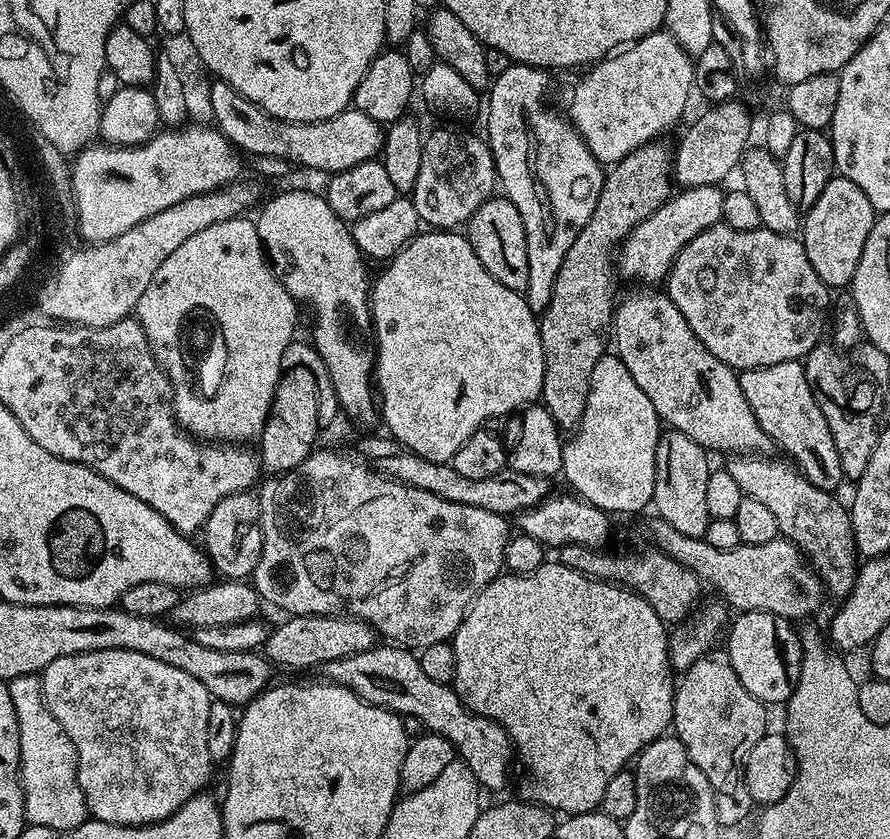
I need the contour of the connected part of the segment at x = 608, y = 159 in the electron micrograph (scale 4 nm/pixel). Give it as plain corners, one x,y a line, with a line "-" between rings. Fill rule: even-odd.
657,30
643,36
599,61
572,88
572,101
568,104
567,119
572,121
576,132
584,139
594,158
605,166
611,166
626,158
644,144
651,144
663,132
668,132
684,116
688,108
688,95
693,95
696,69
693,57
682,50
679,42
666,30

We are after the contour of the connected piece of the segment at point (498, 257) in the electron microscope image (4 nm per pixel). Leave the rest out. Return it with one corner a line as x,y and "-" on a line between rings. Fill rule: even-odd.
503,194
493,195
491,200
482,202
478,210
466,225
468,241
474,246
474,254
478,254
478,262
494,274
502,286
510,286
510,290
521,294
528,285
528,267
526,266
526,226
522,226
522,214
518,214
518,206
510,202

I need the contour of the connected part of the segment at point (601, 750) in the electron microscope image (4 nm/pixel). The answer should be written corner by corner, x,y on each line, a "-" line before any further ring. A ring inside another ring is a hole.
559,562
539,564
533,572
523,574
501,574
492,580
472,602
458,626
456,635
450,643
456,659
456,678
454,687
460,700
470,711
498,722
506,730
514,745
517,757
524,759
532,781
528,792
533,801
547,806
560,814
577,816
583,812
594,812
599,809
602,794
606,794
606,782
614,774
625,771
643,752
644,747
653,744
659,736
669,731
672,722
672,698
674,695
674,669
668,662
669,629
664,621
658,618
654,606
643,600
631,587
613,584
602,580
592,580
578,574

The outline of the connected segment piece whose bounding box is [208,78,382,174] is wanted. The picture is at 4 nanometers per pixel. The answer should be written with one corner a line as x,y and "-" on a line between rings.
216,78
211,81
213,84
208,88
208,104
212,107
212,116
215,127
220,129
221,134
232,144
233,148
241,153
249,154
252,158
269,156
270,158
282,158
287,160
289,165
301,164
304,168
313,168
316,172
331,174
350,170
367,160
377,159
382,148
382,128
374,122
374,118
366,118
354,106
349,106
343,112
339,112
334,118
329,120
319,120
318,122
290,122
282,118
274,118
266,110
262,110
250,98
238,94
234,86
230,86
224,80

